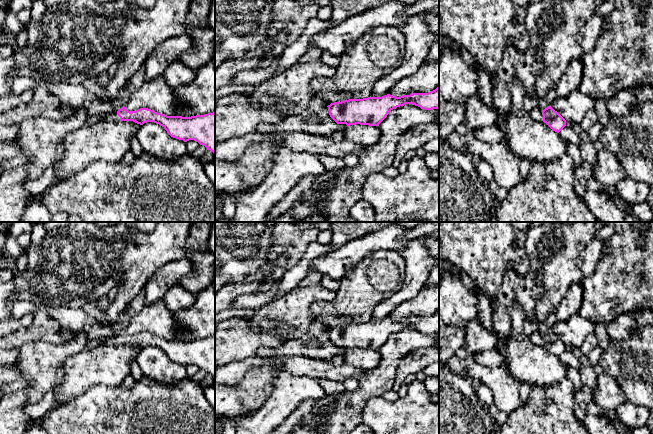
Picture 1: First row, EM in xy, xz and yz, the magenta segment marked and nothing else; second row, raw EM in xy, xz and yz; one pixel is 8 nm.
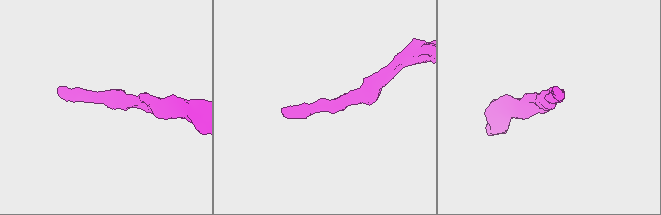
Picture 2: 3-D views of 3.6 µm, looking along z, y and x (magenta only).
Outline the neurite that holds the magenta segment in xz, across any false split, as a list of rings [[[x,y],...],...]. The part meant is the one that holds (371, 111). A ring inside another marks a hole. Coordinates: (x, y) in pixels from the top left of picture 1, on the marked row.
[[[439,86],[428,93],[413,93],[400,97],[387,94],[382,97],[350,99],[347,93],[322,91],[315,97],[328,102],[330,117],[337,124],[379,126],[389,112],[405,104],[424,110],[439,109]]]

